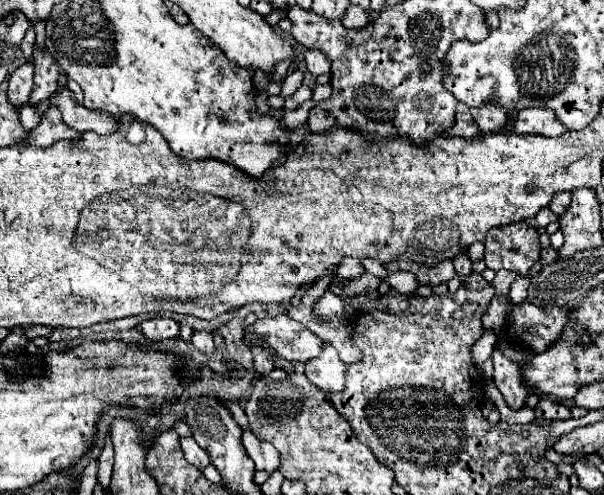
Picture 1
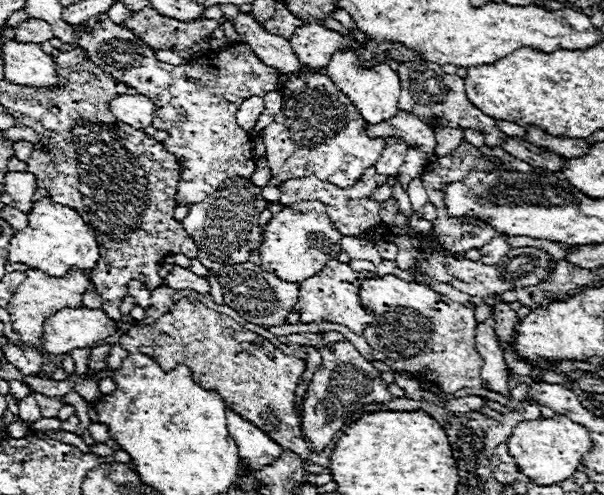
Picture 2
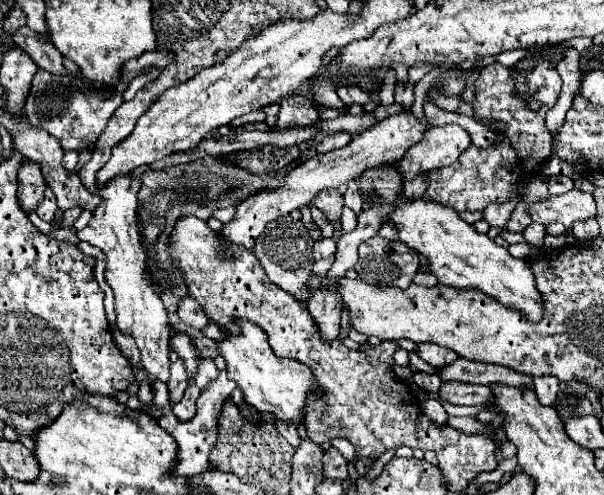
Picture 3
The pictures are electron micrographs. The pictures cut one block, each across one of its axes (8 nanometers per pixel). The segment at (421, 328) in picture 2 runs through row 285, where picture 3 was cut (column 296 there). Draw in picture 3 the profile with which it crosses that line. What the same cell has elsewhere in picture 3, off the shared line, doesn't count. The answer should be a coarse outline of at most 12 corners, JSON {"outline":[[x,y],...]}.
{"outline":[[236,320],[216,342],[228,378],[258,412],[296,424],[312,372],[278,358],[264,330]]}

